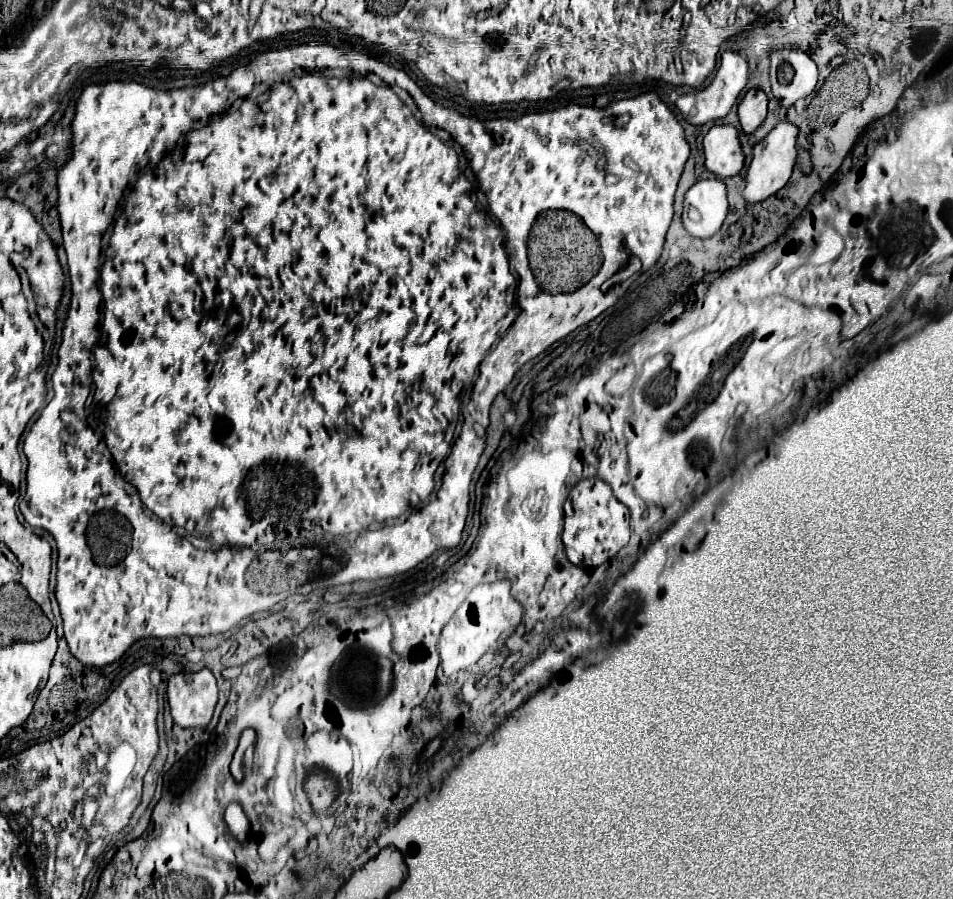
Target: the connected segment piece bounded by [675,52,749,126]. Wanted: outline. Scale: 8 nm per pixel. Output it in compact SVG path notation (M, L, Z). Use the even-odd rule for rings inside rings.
M725 52L721 56L721 66L715 72L715 78L711 80L711 84L707 88L703 88L703 90L679 96L677 102L675 102L675 106L681 112L681 116L689 124L693 124L693 126L703 126L707 122L717 122L717 120L725 118L729 114L729 110L735 106L741 90L747 84L747 76L749 76L749 70L747 70L745 58L741 54L737 54L737 52Z

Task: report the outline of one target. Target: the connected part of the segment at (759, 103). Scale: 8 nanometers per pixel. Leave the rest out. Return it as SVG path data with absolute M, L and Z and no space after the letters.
M753 88L749 90L741 104L737 106L737 116L739 116L739 124L741 124L741 130L745 134L753 134L765 120L767 116L767 96L765 92Z

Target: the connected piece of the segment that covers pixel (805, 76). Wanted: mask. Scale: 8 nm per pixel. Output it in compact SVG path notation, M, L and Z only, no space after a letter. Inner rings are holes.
M785 48L781 52L771 54L773 96L785 108L795 106L797 100L801 100L813 92L813 88L817 84L817 74L819 74L819 70L807 52L801 52L795 48ZM783 66L789 66L793 72L787 82L783 82L783 74L781 74Z

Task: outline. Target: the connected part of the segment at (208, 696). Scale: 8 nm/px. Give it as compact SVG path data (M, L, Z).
M211 670L175 674L167 686L173 724L179 728L207 728L217 704L217 682Z

